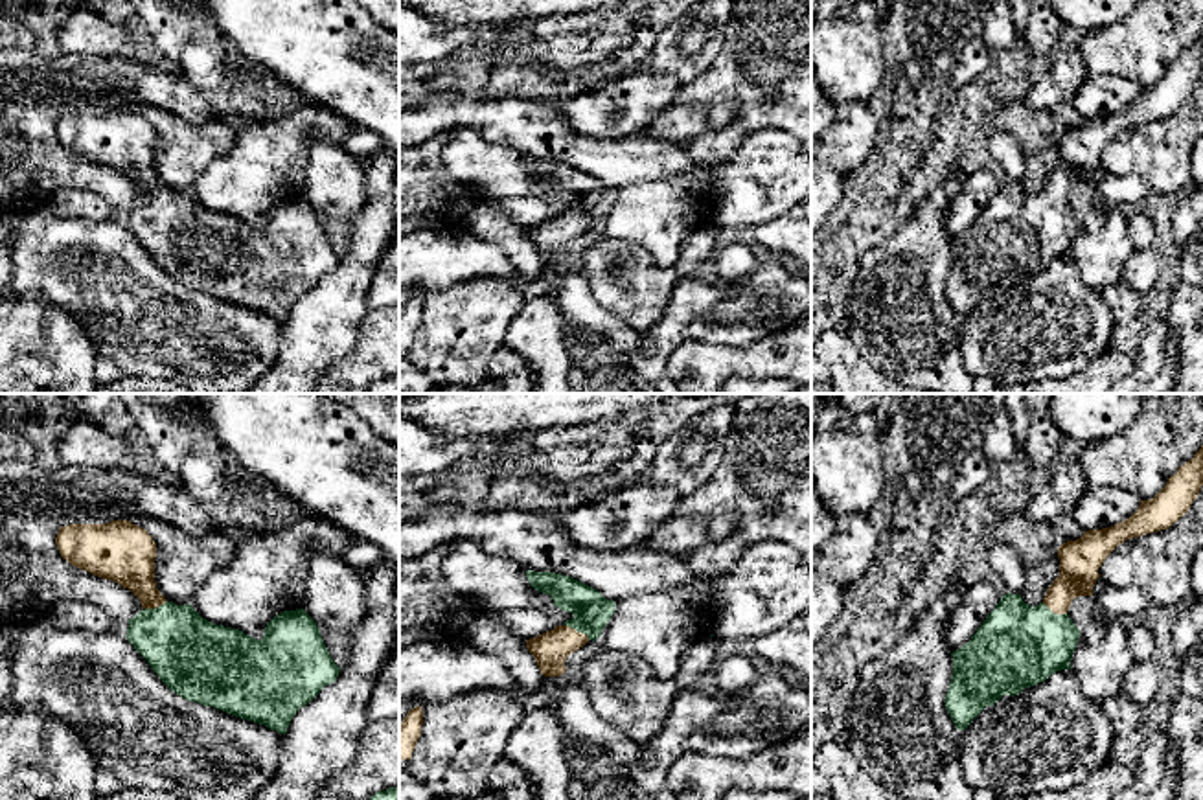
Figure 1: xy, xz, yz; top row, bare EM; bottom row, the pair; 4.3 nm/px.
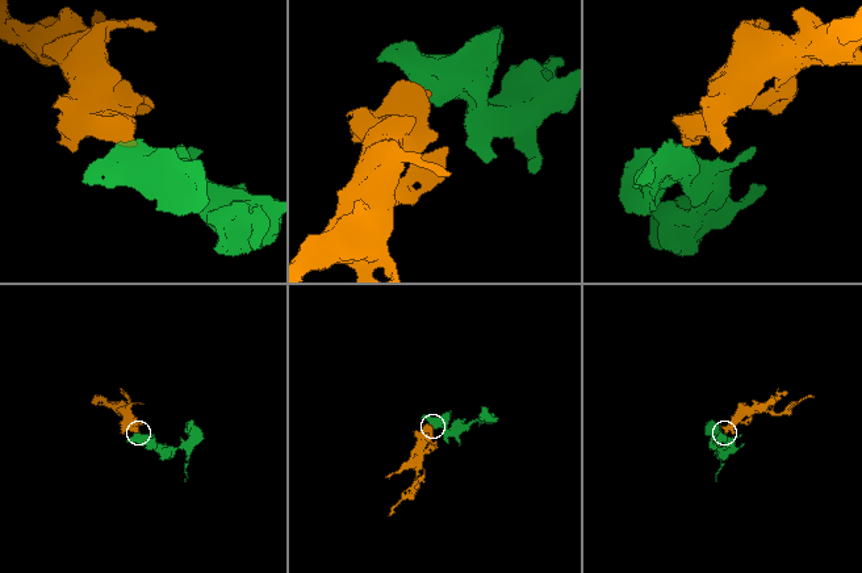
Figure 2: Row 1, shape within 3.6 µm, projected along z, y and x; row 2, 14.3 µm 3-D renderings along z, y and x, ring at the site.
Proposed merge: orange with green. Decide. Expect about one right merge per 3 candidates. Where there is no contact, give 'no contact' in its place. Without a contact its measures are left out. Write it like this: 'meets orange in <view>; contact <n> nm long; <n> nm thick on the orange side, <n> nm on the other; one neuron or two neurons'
meets orange in xz; contact 140 nm long; 160 nm thick on the orange side, 160 nm on the other; one neuron

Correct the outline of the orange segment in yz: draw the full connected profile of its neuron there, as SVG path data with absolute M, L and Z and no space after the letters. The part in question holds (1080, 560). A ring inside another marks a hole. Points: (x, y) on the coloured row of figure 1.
M1203 445L1168 478L1166 486L1126 520L1089 530L1058 548L1060 576L1036 607L1021 594L1004 594L968 644L953 651L953 677L945 710L958 730L966 730L1002 695L1071 669L1080 629L1067 611L1074 598L1093 596L1098 568L1124 541L1168 530L1197 498L1203 486Z

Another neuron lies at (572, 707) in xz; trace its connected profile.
M561 680L550 706L568 732L590 739L592 745L605 750L605 763L629 769L640 758L640 745L592 710L589 693L579 682Z

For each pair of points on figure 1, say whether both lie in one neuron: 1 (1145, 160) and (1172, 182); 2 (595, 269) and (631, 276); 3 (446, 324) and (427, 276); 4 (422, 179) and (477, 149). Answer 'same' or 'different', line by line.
1: same
2: same
3: different
4: different

